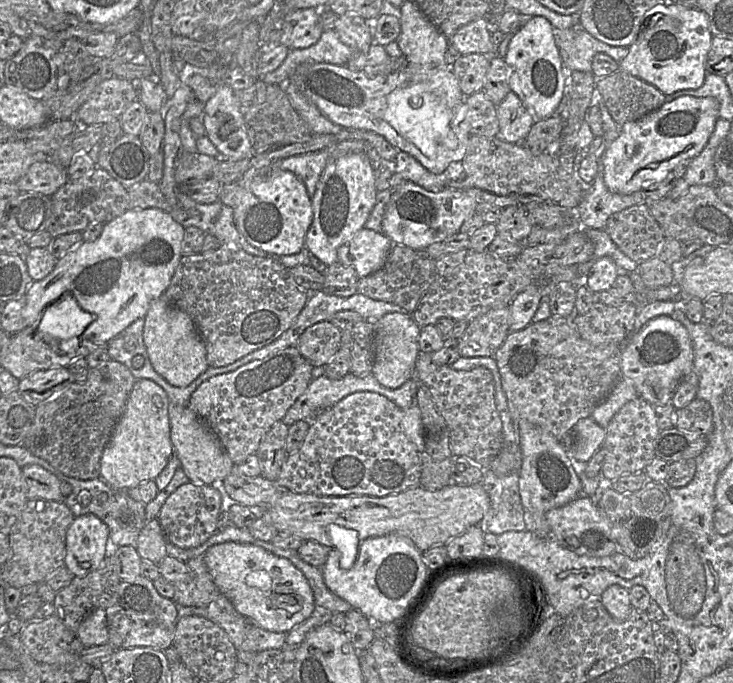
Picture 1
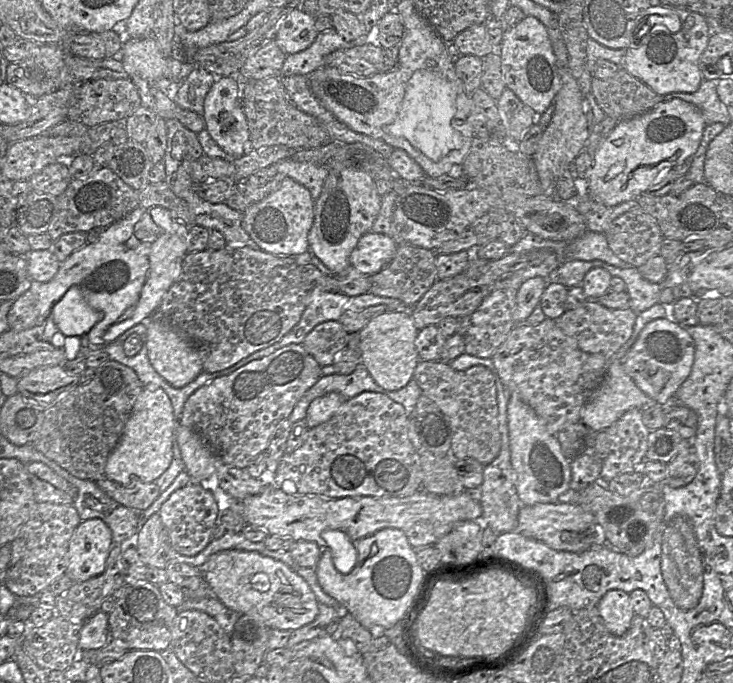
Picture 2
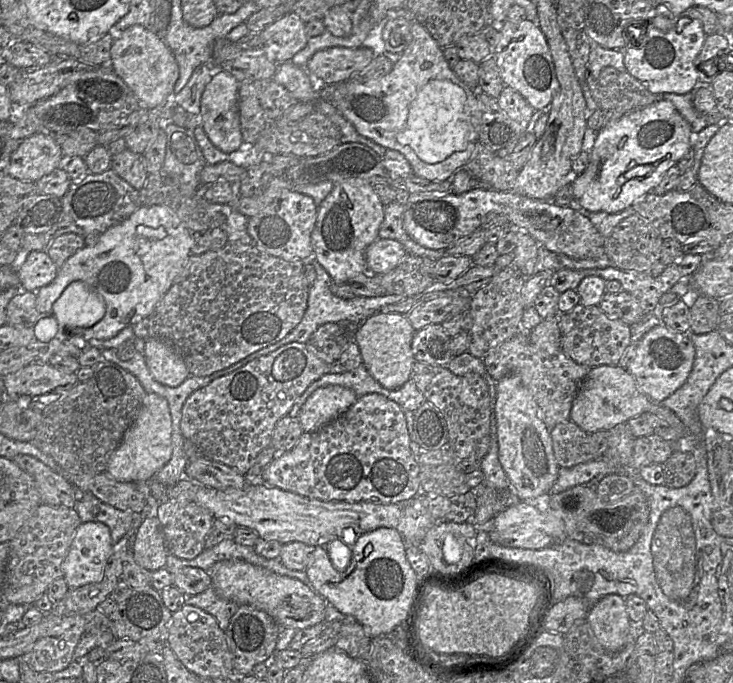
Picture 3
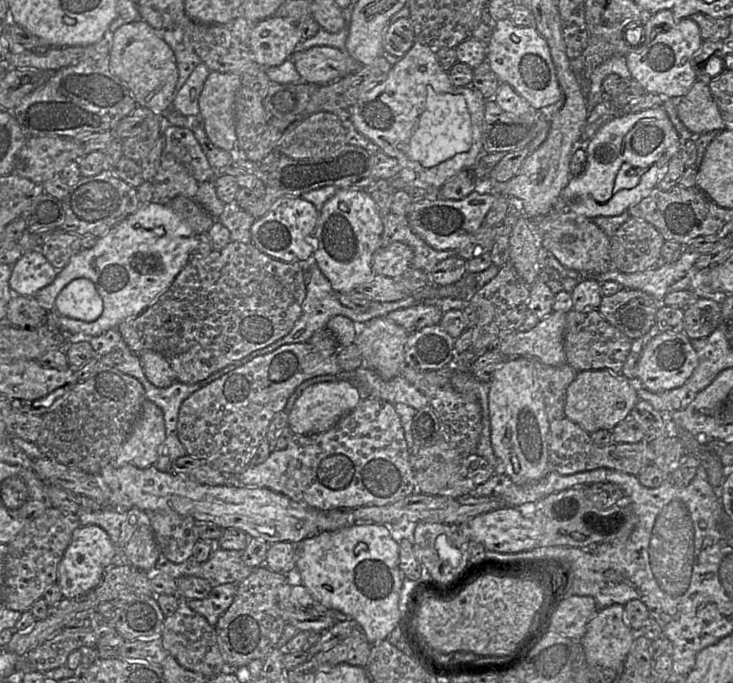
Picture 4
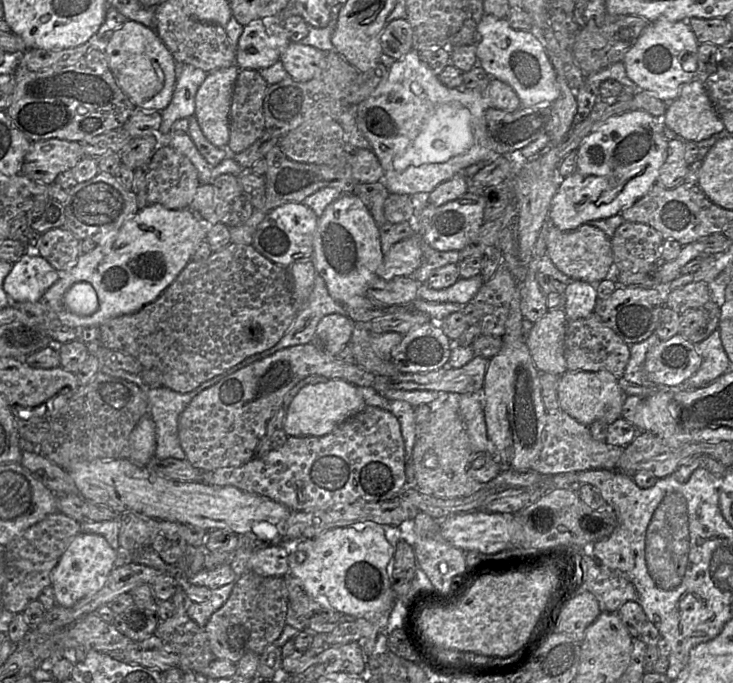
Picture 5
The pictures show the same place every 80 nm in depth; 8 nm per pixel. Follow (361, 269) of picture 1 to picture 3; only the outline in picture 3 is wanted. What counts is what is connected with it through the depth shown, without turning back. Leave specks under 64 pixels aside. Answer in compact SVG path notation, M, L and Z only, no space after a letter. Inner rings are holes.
M378 238L366 250L366 263L370 274L385 274L407 255L403 245L395 239Z

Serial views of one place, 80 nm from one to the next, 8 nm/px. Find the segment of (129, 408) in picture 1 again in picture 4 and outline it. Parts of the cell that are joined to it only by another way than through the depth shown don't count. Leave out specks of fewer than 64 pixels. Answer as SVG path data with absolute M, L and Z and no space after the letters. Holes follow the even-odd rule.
M146 399L139 418L111 464L114 467L132 464L140 469L153 466L160 457L165 438L163 412L156 404Z

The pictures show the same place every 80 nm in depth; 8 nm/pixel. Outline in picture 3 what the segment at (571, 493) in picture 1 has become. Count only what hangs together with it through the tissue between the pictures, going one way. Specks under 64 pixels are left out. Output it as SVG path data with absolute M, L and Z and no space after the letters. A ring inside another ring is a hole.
M508 374L496 383L495 415L498 457L508 480L509 491L520 501L535 500L547 494L555 483L558 465L551 431L542 419L540 407L517 374Z

